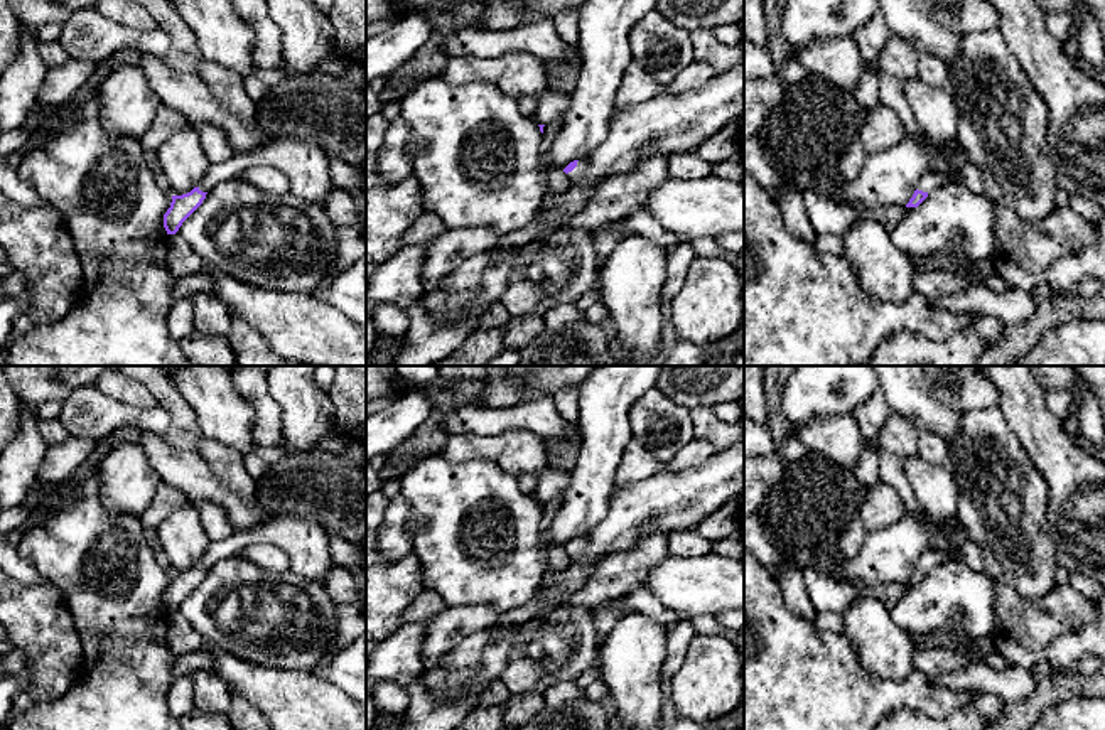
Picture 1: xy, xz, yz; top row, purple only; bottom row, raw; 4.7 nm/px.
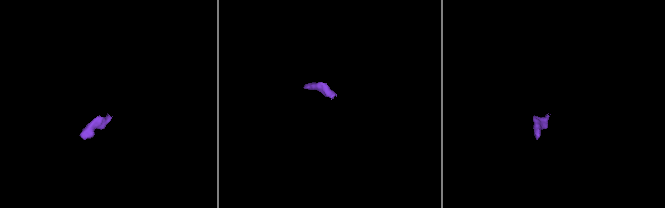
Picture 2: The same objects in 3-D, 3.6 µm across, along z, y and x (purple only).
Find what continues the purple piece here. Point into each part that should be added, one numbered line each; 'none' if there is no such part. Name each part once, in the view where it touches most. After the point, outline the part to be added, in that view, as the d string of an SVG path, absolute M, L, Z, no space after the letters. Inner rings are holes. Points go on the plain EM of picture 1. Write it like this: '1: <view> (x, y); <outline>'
1: xz (582, 543); M580 536L580 538L577 539L577 545L575 545L572 550L569 550L567 553L570 555L570 558L575 558L575 556L585 553L587 548L589 548L589 539L587 539L587 536Z

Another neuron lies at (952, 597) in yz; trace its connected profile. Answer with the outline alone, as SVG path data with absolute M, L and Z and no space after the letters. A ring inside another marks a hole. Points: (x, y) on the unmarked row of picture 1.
M943 560L918 585L906 585L903 597L891 607L892 620L909 636L957 632L970 641L990 639L995 632L994 582L982 570L963 561Z

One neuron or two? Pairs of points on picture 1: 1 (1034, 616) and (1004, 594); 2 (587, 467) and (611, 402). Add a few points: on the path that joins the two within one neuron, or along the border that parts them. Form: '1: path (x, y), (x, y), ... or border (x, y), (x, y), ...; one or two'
1: path (1028, 616), (1011, 601); one
2: path (601, 450), (604, 418); one

